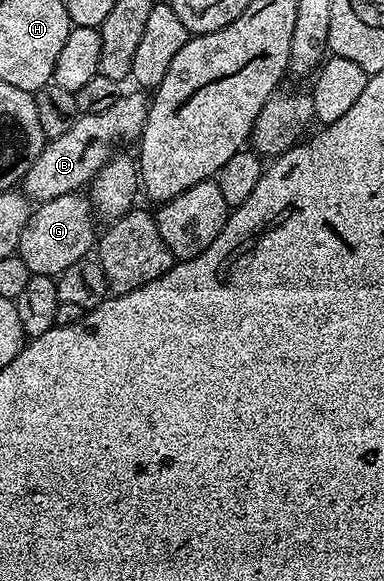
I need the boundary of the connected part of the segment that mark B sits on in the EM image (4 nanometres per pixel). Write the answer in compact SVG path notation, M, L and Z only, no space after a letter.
M132 90L122 93L119 101L115 101L115 105L111 105L111 109L106 109L104 113L78 115L63 137L55 137L46 142L19 184L26 199L40 205L55 197L80 192L86 185L92 184L94 176L108 159L113 158L120 143L140 140L151 99L144 90Z

